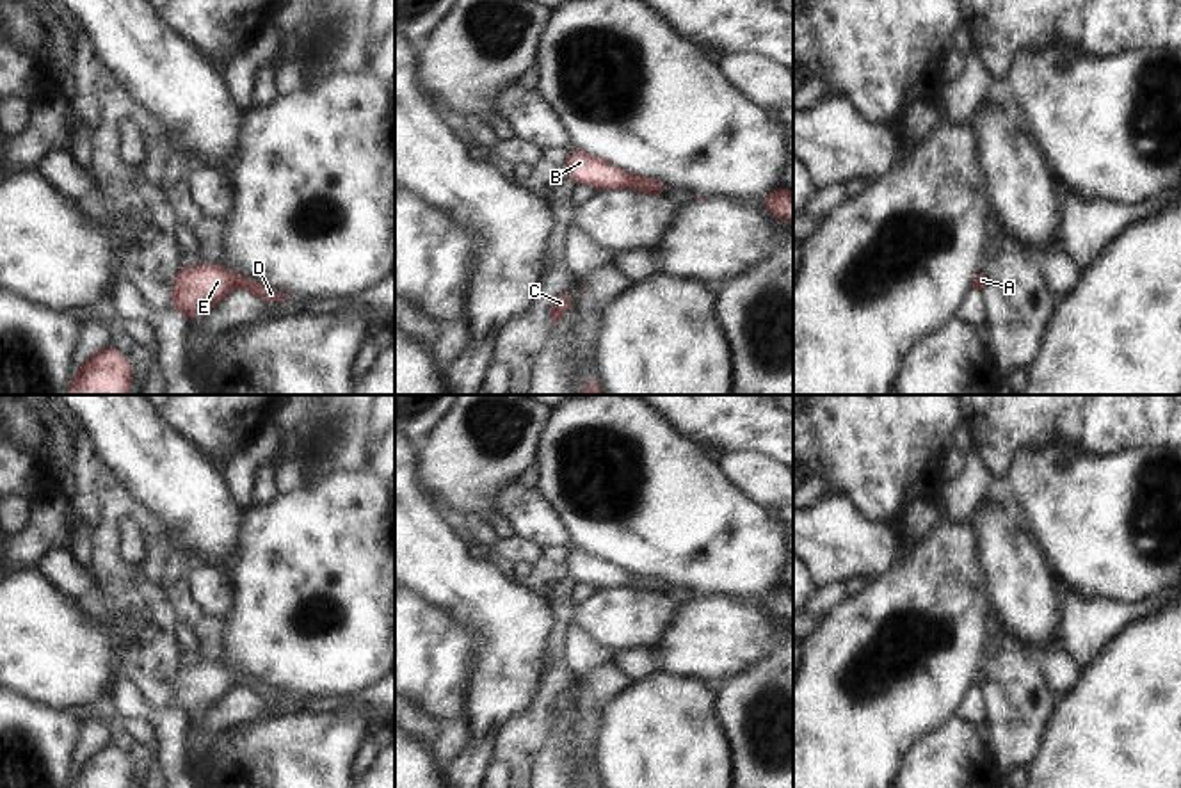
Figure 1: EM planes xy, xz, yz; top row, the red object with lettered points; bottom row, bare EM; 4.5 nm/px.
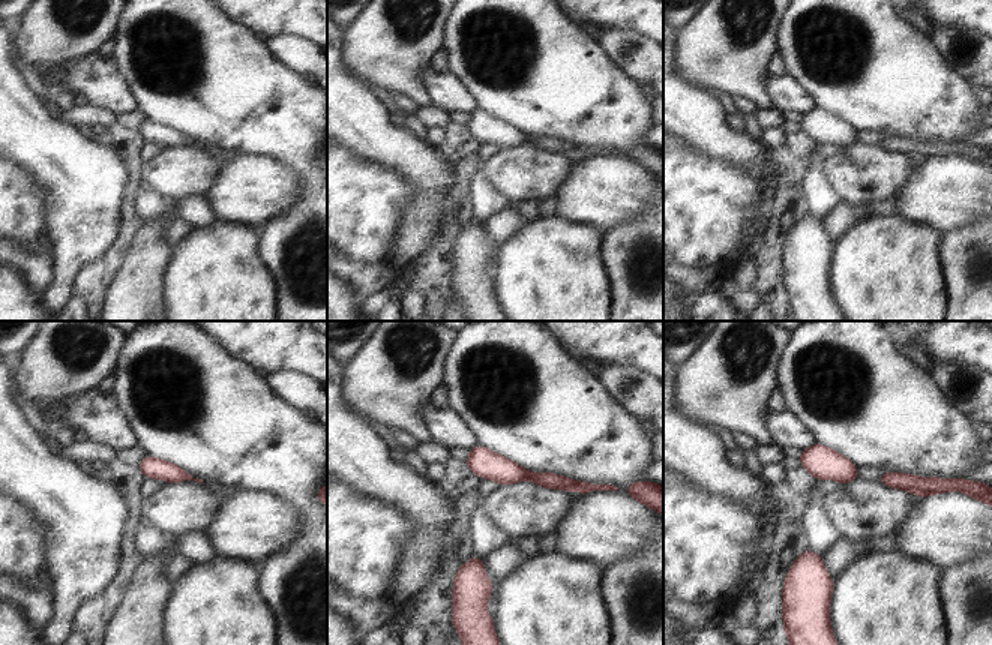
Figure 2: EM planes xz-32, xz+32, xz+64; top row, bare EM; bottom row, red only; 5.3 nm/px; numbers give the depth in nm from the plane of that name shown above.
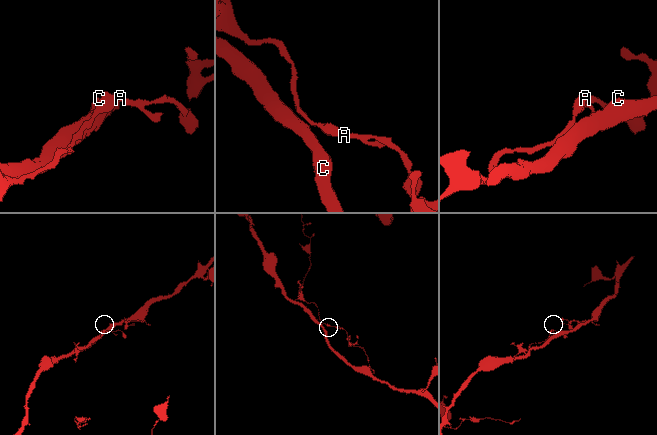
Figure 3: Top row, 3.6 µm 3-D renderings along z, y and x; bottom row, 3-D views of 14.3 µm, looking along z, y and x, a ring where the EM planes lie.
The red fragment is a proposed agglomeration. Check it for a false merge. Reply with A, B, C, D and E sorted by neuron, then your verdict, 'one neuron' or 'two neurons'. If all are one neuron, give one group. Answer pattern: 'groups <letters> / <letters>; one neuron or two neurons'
groups A B C D E; one neuron

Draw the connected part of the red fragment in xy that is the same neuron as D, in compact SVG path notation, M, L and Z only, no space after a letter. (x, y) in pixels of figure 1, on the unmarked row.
M201 662L189 667L178 667L173 678L173 697L169 706L180 706L187 719L192 720L197 712L205 712L222 699L231 687L249 688L265 701L292 697L260 679L237 676L224 663Z

